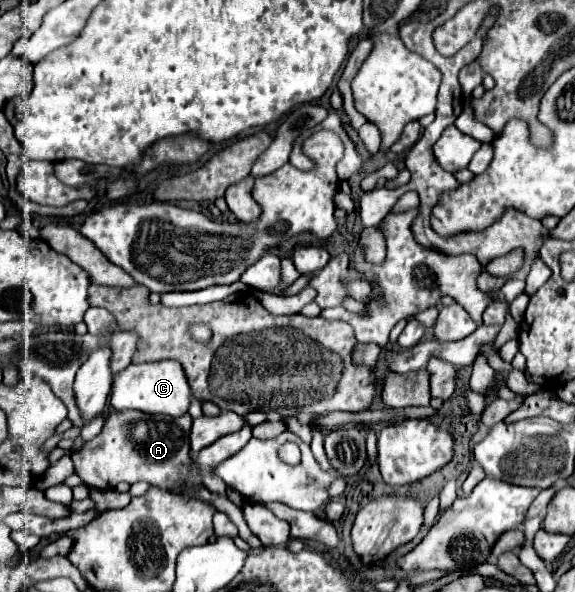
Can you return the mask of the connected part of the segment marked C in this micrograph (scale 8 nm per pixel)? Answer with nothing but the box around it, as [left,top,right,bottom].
[110,361,190,415]

